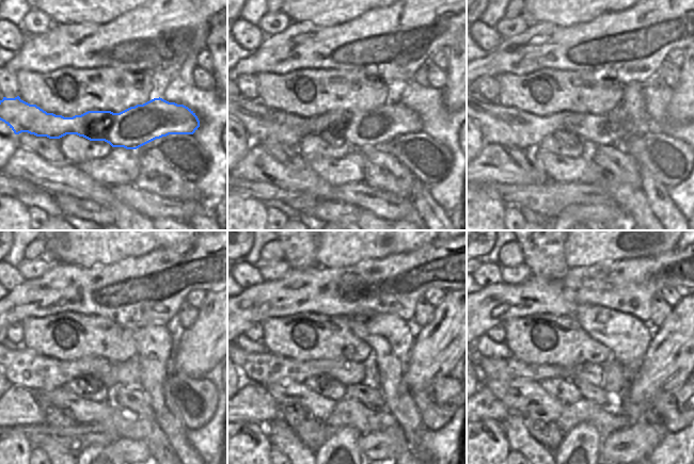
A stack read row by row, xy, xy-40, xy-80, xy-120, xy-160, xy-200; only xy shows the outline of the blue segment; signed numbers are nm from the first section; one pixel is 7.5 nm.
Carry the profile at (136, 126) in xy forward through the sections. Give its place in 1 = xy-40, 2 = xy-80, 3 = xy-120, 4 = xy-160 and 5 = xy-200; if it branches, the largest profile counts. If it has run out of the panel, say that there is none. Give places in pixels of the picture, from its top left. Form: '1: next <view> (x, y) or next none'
1: next xy-40 (374, 128)
2: next xy-80 (505, 126)
3: next xy-120 (24, 367)
4: next xy-160 (266, 369)
5: next xy-200 (491, 368)

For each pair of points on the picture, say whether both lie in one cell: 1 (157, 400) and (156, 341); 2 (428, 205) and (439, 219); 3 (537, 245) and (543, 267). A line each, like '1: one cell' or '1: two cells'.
1: one cell
2: one cell
3: one cell

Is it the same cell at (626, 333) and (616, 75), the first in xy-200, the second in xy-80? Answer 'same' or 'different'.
different

